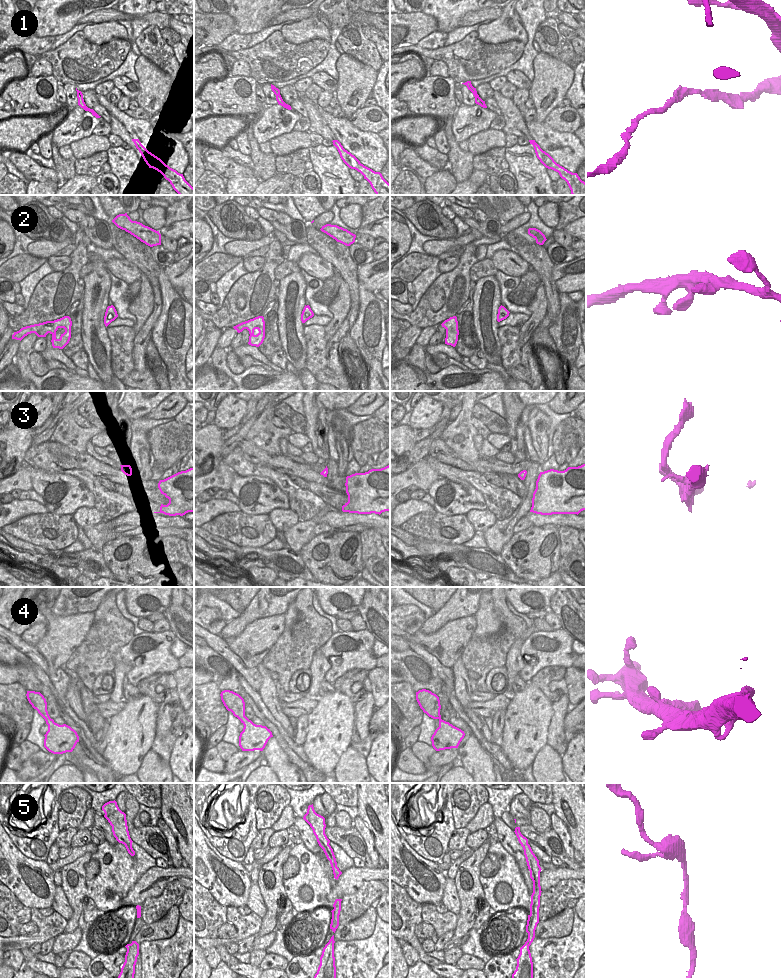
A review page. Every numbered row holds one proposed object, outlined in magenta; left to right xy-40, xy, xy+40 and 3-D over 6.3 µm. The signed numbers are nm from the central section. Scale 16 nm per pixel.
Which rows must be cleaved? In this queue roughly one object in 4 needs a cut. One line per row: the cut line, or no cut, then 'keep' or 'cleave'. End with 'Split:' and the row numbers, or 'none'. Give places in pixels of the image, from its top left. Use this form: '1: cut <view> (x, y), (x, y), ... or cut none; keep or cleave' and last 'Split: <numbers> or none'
1: cut none; keep
2: cut none; keep
3: cut none; keep
4: cut none; keep
5: cut none; keep
Split: none

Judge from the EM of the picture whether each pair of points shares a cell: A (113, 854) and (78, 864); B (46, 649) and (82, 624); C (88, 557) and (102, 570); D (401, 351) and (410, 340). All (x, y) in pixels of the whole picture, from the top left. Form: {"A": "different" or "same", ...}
{"A": "different", "B": "same", "C": "same", "D": "same"}

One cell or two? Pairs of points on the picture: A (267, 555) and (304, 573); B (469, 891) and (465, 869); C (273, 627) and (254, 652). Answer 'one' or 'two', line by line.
A: one
B: one
C: one

